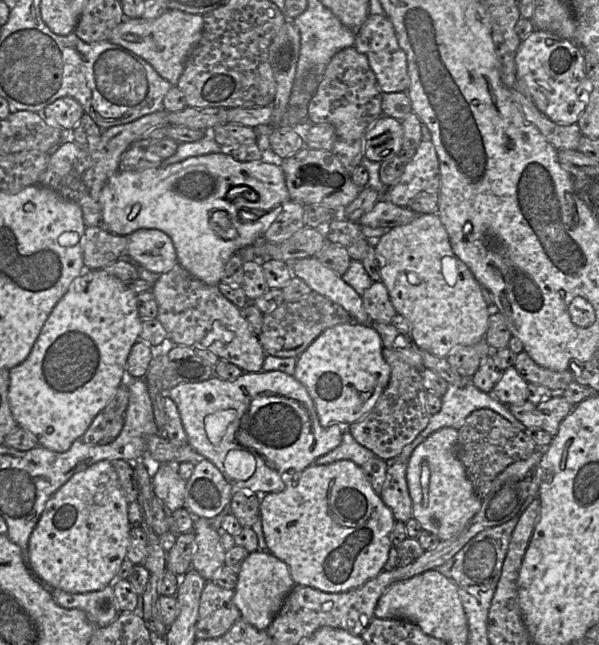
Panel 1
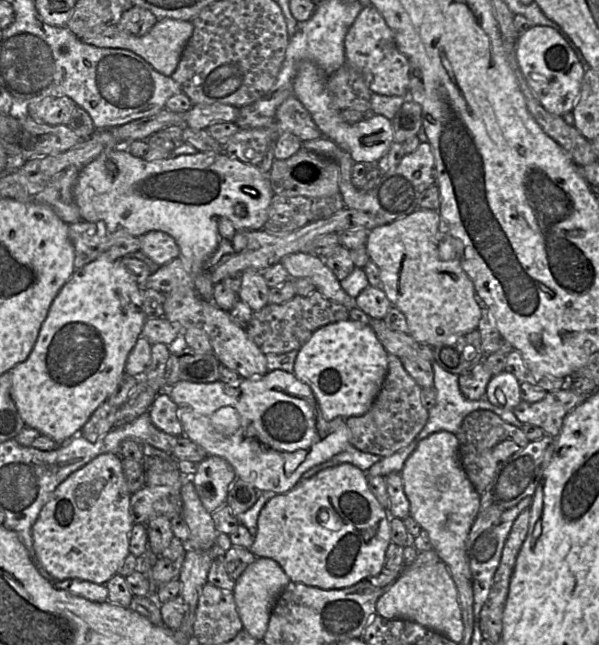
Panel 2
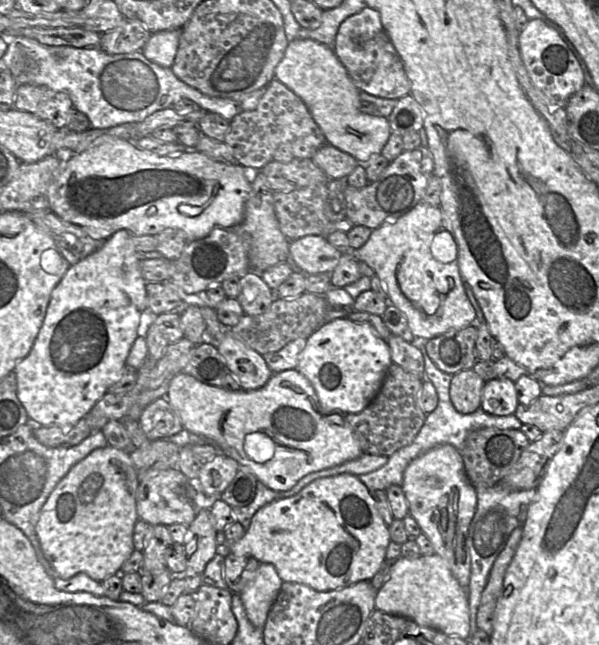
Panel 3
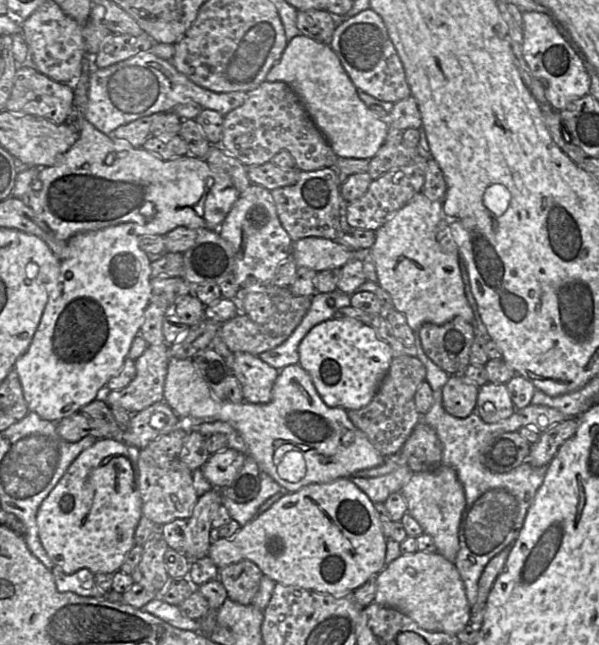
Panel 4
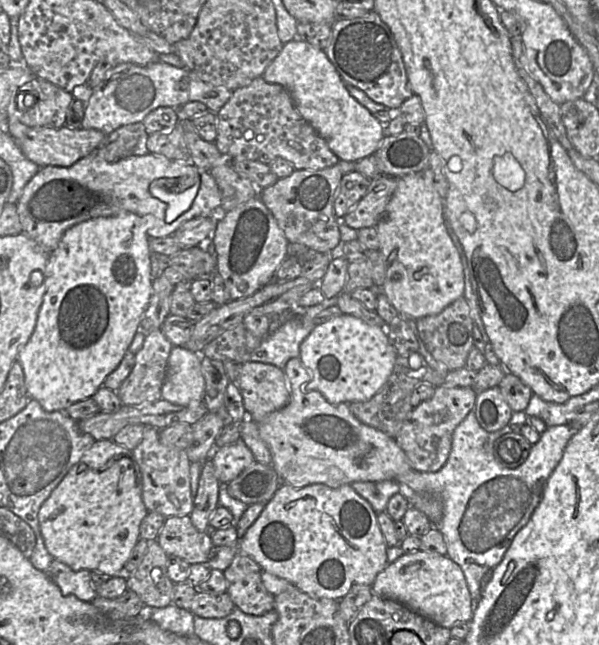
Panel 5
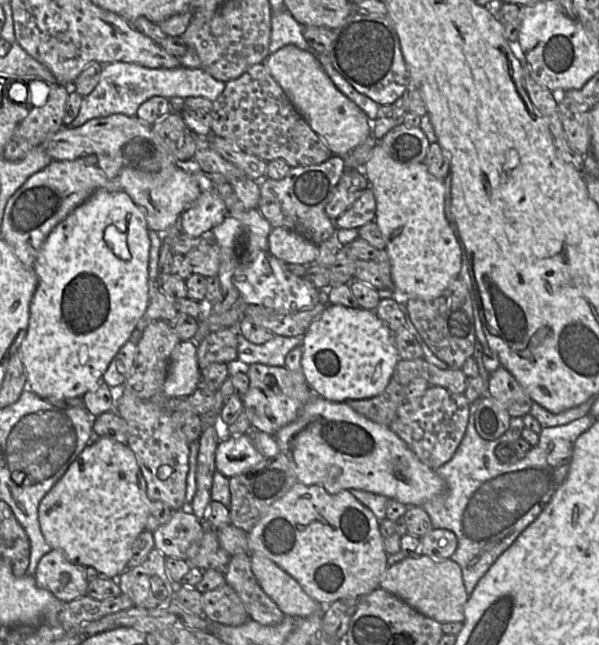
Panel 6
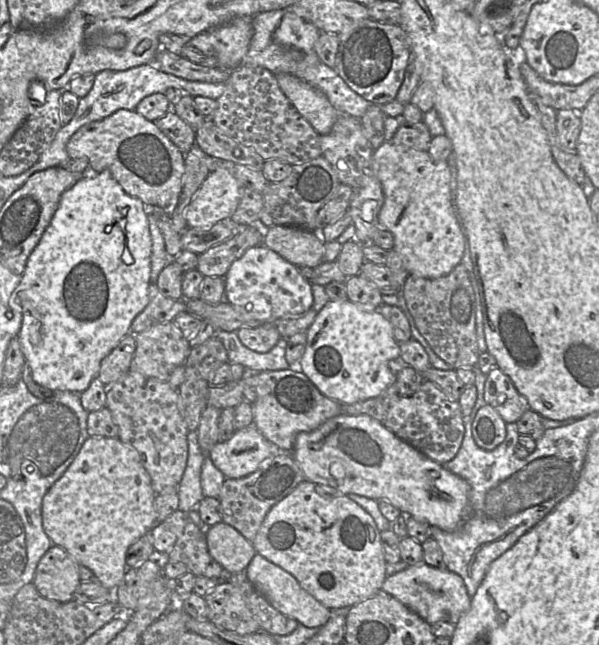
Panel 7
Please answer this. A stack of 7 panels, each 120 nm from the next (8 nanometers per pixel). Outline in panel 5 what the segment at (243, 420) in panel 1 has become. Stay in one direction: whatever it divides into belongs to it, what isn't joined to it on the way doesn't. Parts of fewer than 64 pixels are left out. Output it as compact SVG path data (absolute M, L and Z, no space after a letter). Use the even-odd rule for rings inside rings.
M174 346L168 359L166 379L162 386L162 399L175 405L188 406L192 402L204 401L205 380L202 373L201 354L192 352L184 346ZM300 357L291 358L284 372L290 390L288 404L257 423L271 452L271 465L283 483L294 487L321 483L336 488L357 481L395 480L412 469L395 439L359 421L349 404L328 402L314 387Z

